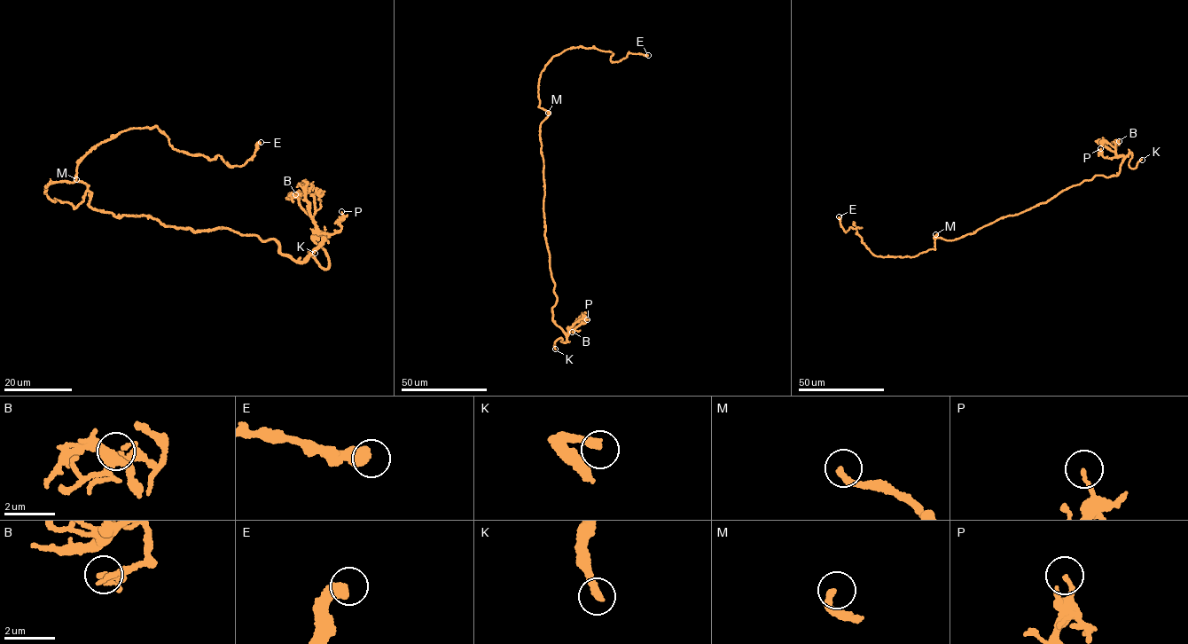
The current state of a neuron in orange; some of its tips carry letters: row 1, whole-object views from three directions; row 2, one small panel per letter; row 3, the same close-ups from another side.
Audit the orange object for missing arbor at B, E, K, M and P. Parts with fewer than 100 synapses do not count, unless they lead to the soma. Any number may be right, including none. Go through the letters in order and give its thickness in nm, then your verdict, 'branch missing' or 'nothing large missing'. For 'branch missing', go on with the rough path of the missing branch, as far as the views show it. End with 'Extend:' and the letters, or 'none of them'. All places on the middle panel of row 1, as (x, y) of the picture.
B: 260 nm thick; nothing large missing
E: 550 nm thick; nothing large missing
K: 320 nm thick; branch missing; missing branch runs (555, 349), (566, 350), (566, 362)
M: 220 nm thick; branch missing; missing branch runs (548, 113), (555, 106), (594, 111), (613, 153), (636, 160), (638, 169), (649, 167), (650, 182)
P: 140 nm thick; nothing large missing
Extend: K, M

